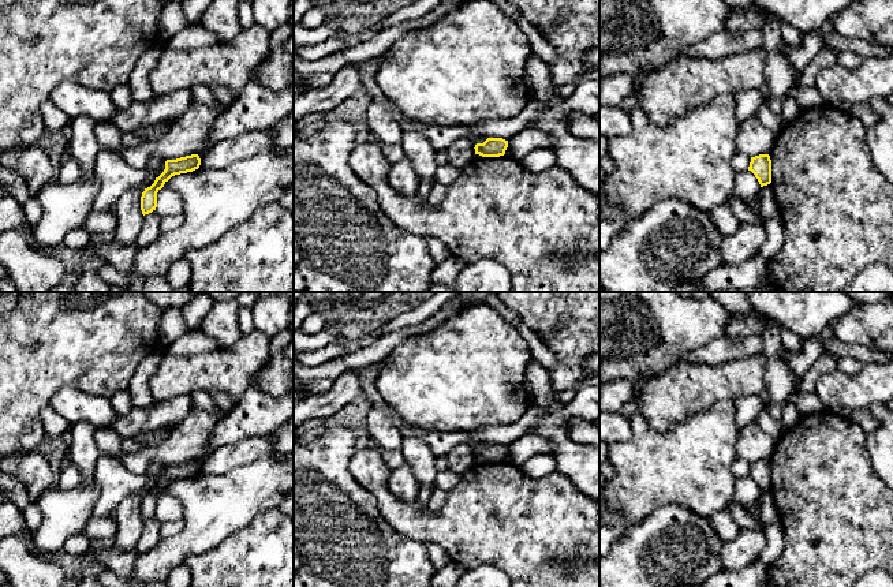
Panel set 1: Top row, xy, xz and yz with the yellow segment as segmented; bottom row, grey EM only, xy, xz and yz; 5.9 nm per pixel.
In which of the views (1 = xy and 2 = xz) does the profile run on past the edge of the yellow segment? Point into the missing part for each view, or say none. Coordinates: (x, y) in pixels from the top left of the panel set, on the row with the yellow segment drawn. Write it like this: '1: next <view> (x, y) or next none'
1: next none
2: next none

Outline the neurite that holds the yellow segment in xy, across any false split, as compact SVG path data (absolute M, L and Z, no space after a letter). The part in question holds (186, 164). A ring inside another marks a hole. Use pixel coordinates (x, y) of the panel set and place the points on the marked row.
M191 154L180 157L176 160L167 160L164 172L156 177L154 183L145 188L141 197L141 210L142 214L149 214L157 207L157 192L164 187L164 184L175 175L187 173L198 169L201 165L201 158L198 154Z

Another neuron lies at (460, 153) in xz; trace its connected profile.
M467 139L455 141L448 149L448 164L455 168L464 168L477 158L475 149Z

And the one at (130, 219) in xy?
M152 157L145 167L150 172L150 176L142 184L124 192L115 203L117 225L115 228L113 240L117 244L135 244L143 225L143 214L141 210L142 192L154 183L156 171L162 162L164 158Z

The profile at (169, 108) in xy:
M183 89L165 97L154 97L147 102L132 102L128 108L120 109L112 123L126 132L162 121L175 121L194 104L194 100L193 93Z

